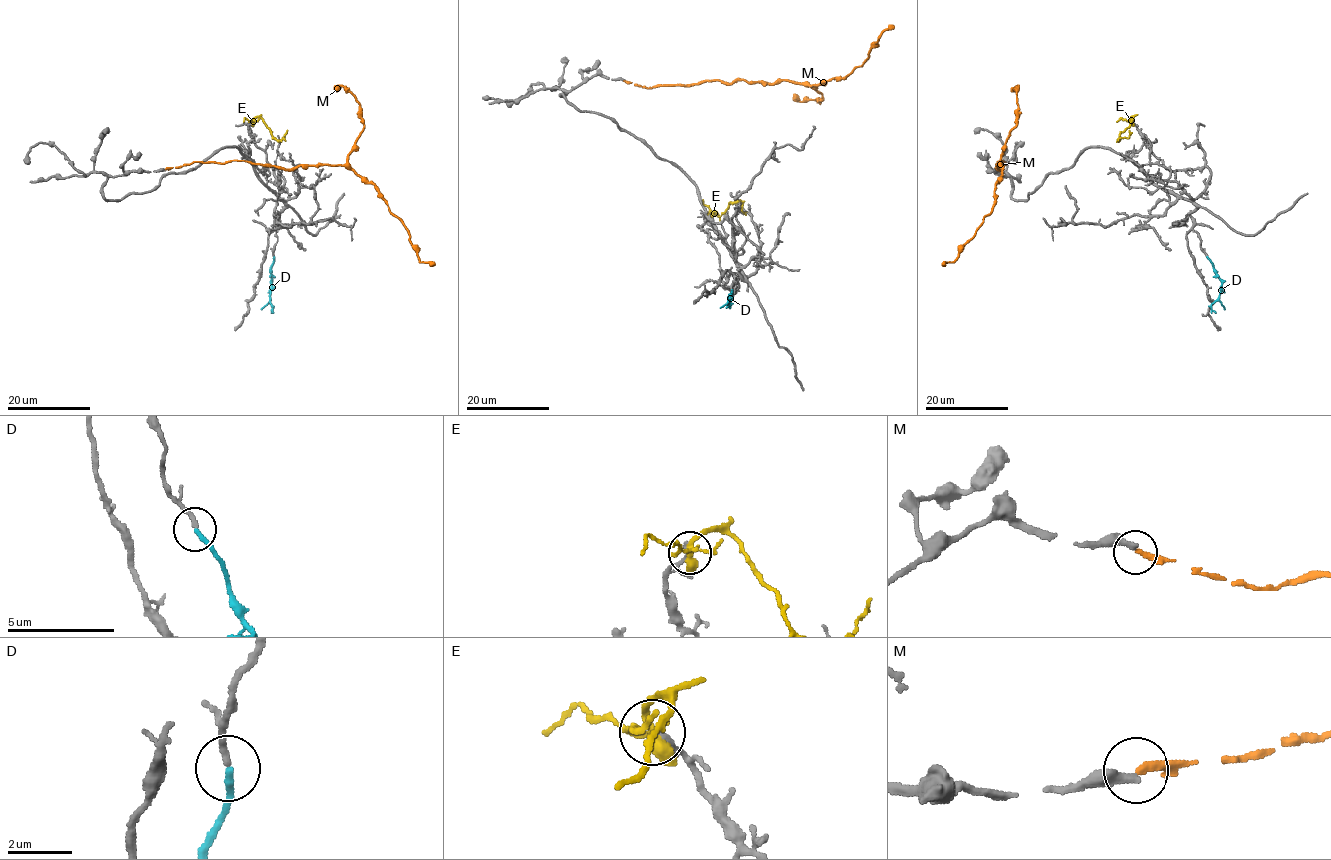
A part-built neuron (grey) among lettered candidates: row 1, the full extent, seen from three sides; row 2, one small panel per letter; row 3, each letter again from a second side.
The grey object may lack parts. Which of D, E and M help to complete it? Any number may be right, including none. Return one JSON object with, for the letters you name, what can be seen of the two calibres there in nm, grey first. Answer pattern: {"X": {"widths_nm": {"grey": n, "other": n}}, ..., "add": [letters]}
{"D": {"widths_nm": {"grey": 200, "other": 200}}, "add": ["D"]}

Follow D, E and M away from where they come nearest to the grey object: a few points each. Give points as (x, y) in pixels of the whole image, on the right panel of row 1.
D: (1206, 257), (1221, 281), (1220, 295), (1212, 304), (1216, 312)
E: (1131, 121), (1131, 117), (1131, 124), (1117, 140), (1128, 138), (1129, 130)
M: (998, 169), (1005, 163), (1002, 161), (998, 161), (1002, 178), (995, 185), (992, 210), (955, 260), (942, 264)

